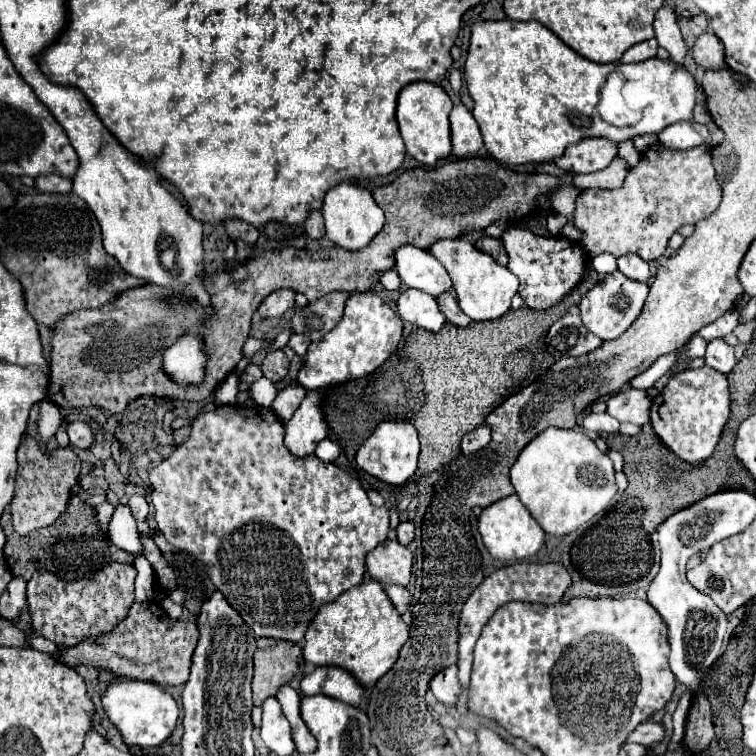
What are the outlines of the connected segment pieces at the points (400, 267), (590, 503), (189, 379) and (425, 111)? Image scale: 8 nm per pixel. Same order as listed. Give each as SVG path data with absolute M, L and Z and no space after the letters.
M405 244L395 250L395 272L407 288L439 296L451 288L451 278L441 262L427 250Z
M563 428L545 430L523 448L511 466L511 484L529 514L551 536L567 536L579 526L603 518L617 494L613 462L607 454L585 432Z
M183 336L163 354L163 368L167 374L173 374L181 386L201 382L205 362L207 356L201 352L201 340L195 336Z
M415 82L399 92L399 100L397 100L399 132L405 142L407 154L411 154L417 162L425 166L433 166L451 154L451 130L449 130L451 108L453 108L451 98L439 84Z

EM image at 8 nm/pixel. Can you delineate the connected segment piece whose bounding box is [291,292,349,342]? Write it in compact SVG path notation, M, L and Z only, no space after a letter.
M333 292L325 294L313 304L295 310L291 318L291 328L295 334L305 334L311 342L319 342L329 330L333 330L345 308L345 300L349 298L347 292Z

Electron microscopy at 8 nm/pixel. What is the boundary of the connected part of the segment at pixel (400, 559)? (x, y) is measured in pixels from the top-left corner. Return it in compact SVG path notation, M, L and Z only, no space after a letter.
M385 540L367 554L367 570L381 584L407 586L411 578L413 554L397 540Z

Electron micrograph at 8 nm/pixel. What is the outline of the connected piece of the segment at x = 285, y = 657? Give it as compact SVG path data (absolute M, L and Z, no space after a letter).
M257 638L253 676L253 702L257 706L261 706L265 698L275 696L279 686L293 680L299 668L299 658L299 644L275 638Z

